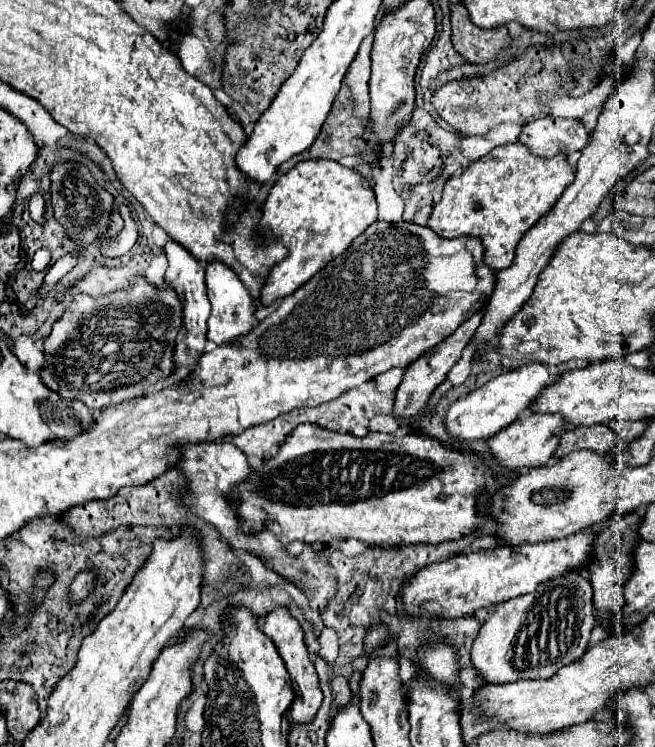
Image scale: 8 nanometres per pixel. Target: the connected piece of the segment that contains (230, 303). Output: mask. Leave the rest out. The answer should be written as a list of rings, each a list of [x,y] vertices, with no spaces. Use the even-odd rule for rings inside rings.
[[[213,262],[213,264],[207,264],[205,282],[207,282],[209,300],[213,306],[213,312],[207,322],[209,324],[207,338],[211,342],[215,342],[215,346],[223,346],[223,344],[227,344],[227,342],[231,344],[231,342],[243,338],[247,332],[251,332],[251,328],[255,328],[255,324],[257,324],[257,318],[255,318],[257,306],[255,306],[253,298],[249,296],[247,288],[243,286],[243,282],[237,278],[237,274],[231,268],[227,268],[225,264]]]

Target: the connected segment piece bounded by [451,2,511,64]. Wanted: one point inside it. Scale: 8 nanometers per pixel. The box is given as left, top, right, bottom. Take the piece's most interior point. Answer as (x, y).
(478, 46)

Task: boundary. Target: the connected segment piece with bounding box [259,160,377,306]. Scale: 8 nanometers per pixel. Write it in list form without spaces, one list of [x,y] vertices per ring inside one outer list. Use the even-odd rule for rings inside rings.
[[[305,160],[293,166],[271,188],[259,222],[263,236],[289,248],[289,256],[271,270],[271,276],[261,290],[263,306],[289,296],[303,286],[315,272],[351,246],[351,242],[373,222],[377,222],[377,198],[359,172],[335,160]]]

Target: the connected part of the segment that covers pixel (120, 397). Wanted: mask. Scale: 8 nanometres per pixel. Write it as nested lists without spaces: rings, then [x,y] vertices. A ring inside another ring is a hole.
[[[135,278],[127,292],[115,292],[93,300],[85,294],[75,296],[67,314],[53,326],[49,338],[45,338],[45,366],[41,380],[67,400],[83,400],[89,408],[107,408],[129,398],[141,396],[155,386],[173,368],[171,356],[175,336],[181,328],[181,302],[169,286],[163,290],[153,288],[143,278]]]

